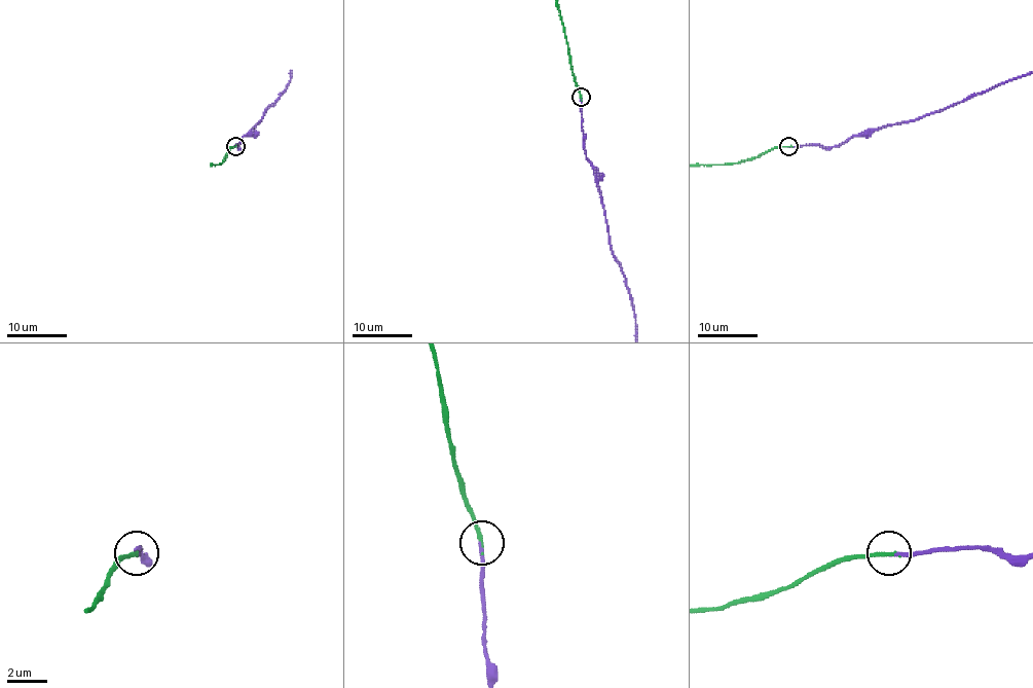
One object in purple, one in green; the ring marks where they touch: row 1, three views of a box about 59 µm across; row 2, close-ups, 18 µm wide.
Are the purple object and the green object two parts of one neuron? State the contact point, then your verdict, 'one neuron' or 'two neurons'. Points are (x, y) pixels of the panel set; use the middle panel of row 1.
(581, 97) | one neuron

